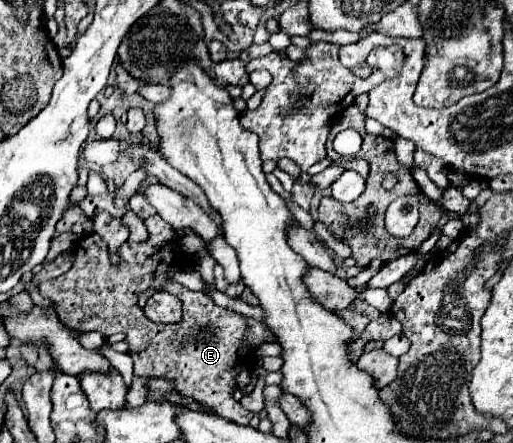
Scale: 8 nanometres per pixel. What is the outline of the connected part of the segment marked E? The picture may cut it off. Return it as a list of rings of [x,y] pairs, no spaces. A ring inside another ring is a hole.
[[[160,215],[148,217],[144,223],[150,239],[146,243],[126,241],[118,251],[118,265],[110,263],[108,247],[98,233],[86,235],[78,243],[72,269],[56,279],[40,283],[40,293],[58,307],[58,319],[62,319],[70,329],[112,335],[116,333],[116,325],[122,325],[120,331],[126,333],[126,343],[130,345],[130,355],[134,359],[134,379],[126,395],[128,407],[140,407],[146,401],[148,379],[168,379],[174,381],[174,389],[178,393],[202,401],[216,409],[220,417],[230,421],[250,421],[254,413],[246,411],[232,399],[232,391],[236,389],[236,351],[246,335],[244,317],[214,305],[202,291],[190,291],[178,283],[168,283],[166,277],[182,271],[188,265],[188,257],[182,255],[180,247],[172,239],[174,229],[166,225]],[[150,285],[164,285],[164,291],[182,301],[184,317],[180,323],[156,325],[146,319],[144,311],[138,307],[138,295]]]

